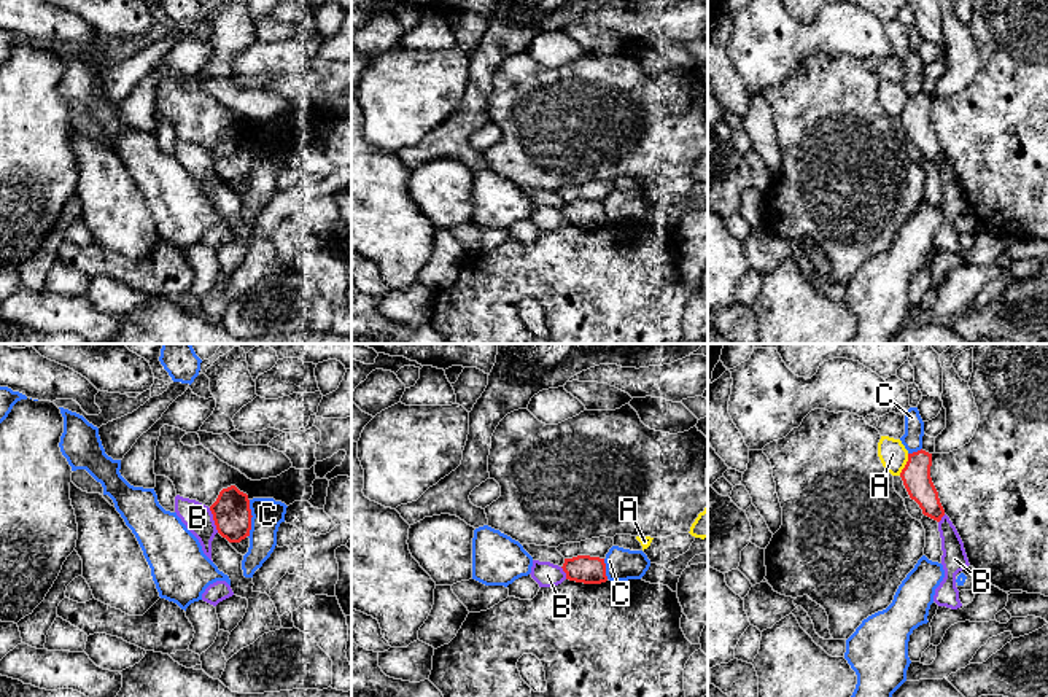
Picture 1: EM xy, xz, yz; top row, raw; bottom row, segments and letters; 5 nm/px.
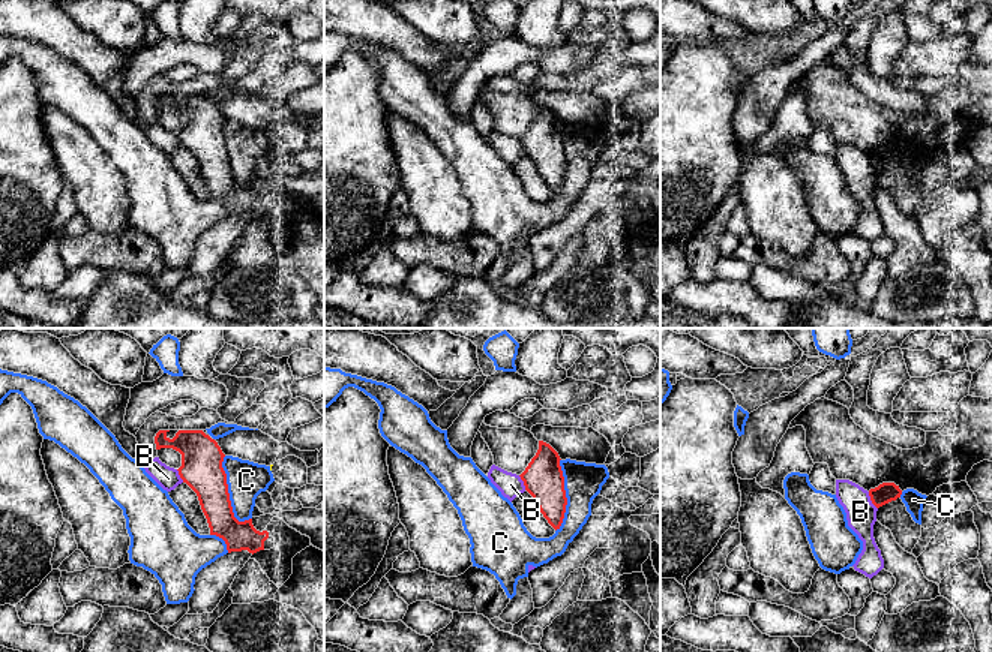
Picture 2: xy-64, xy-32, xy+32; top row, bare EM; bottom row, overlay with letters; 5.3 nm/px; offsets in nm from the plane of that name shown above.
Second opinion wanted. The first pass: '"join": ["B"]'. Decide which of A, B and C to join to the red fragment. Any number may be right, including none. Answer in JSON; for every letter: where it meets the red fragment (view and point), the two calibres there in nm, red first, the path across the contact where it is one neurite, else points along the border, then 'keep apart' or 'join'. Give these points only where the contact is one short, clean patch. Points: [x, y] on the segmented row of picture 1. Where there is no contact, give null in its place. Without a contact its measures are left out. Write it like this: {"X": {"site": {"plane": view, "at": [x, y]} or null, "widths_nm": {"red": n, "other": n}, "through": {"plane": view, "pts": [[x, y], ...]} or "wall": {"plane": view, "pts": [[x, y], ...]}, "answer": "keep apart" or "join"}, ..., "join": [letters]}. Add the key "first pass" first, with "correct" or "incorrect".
{"first pass": "incorrect", "A": {"site": {"plane": "yz", "at": [905, 465]}, "widths_nm": {"red": 140, "other": 140}, "answer": "keep apart"}, "B": {"site": {"plane": "xy", "at": [213, 519]}, "widths_nm": {"red": 190, "other": 150}, "wall": {"plane": "xy", "pts": [[209, 508], [218, 532]]}, "answer": "keep apart"}, "C": {"site": {"plane": "xy", "at": [250, 519]}, "widths_nm": {"red": 190, "other": 160}, "answer": "keep apart"}, "join": []}

